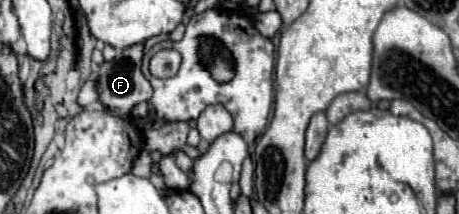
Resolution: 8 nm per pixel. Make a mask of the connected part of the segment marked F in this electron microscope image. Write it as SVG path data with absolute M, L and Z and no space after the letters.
M138 43L132 47L120 49L112 61L104 61L100 65L100 73L96 77L98 99L108 109L108 113L114 117L128 117L134 105L148 101L152 95L152 87L142 75L142 55L144 55L144 43Z

